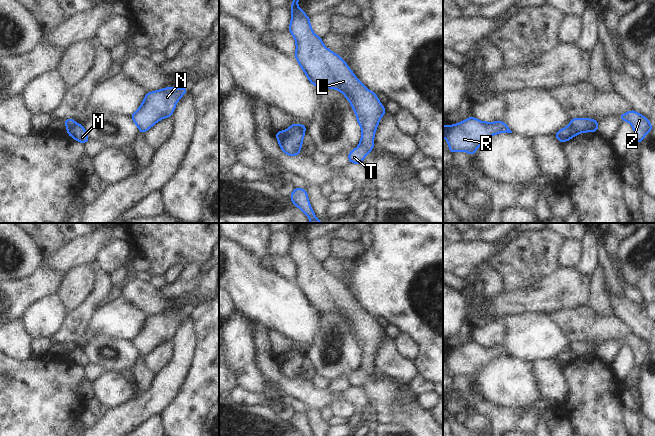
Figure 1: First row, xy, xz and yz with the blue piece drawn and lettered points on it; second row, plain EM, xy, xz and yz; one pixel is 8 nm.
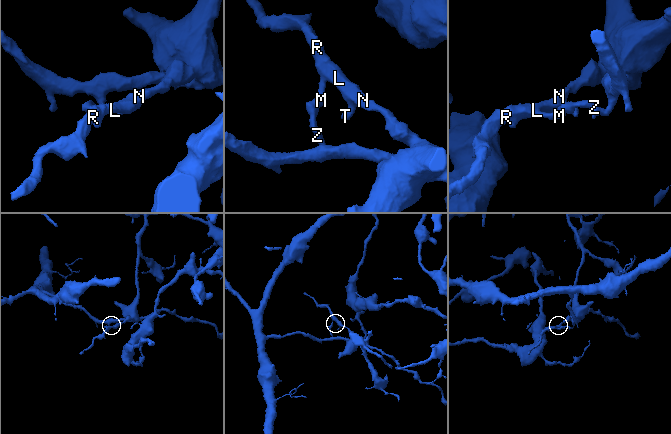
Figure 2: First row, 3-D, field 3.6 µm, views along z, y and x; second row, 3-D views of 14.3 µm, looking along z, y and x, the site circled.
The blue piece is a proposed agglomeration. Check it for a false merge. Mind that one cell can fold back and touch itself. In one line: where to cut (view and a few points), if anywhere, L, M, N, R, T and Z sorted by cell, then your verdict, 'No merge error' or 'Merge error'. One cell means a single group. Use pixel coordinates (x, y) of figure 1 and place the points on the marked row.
Split along yz (569, 124), (579, 132). Groups: L M N R T / Z. Merge error

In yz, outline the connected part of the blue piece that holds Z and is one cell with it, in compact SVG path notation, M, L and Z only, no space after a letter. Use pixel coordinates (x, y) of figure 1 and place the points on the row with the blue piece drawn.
M633 109L628 113L623 113L619 117L622 121L629 122L635 132L635 143L640 144L645 135L653 128L649 120Z

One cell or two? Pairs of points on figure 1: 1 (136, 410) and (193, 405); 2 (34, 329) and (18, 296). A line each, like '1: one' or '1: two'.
1: two
2: two

